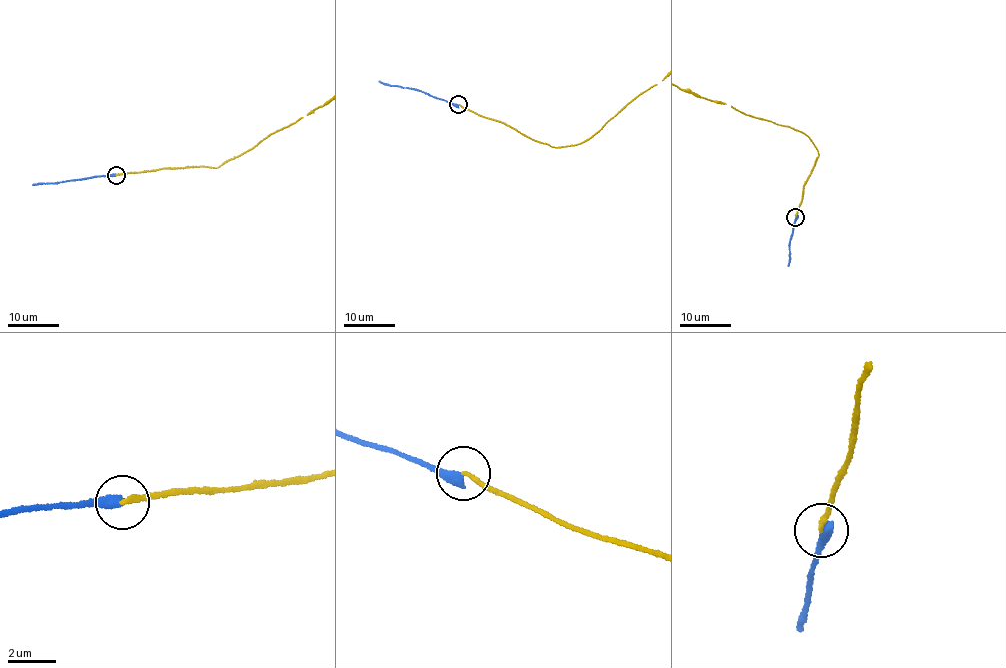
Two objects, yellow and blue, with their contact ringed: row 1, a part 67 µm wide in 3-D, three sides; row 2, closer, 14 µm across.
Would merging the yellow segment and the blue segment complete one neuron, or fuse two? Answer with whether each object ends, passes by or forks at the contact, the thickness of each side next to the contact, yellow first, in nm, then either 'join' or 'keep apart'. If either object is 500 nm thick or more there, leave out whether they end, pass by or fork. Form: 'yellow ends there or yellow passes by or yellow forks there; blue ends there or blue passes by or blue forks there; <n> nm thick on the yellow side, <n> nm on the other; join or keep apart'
yellow ends there; blue ends there; 190 nm thick on the yellow side, 480 nm on the other; keep apart

